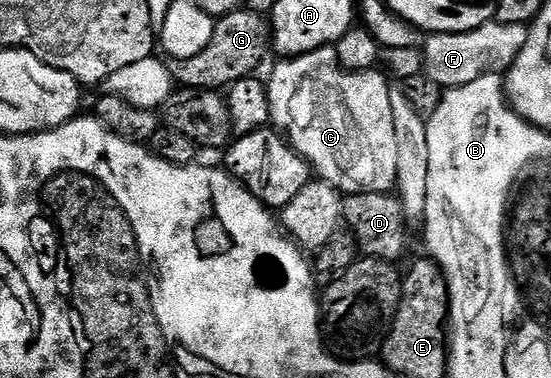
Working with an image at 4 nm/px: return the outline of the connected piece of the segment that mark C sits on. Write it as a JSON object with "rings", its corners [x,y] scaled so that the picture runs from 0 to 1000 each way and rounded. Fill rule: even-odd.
{"rings":[[[606,124],[570,130],[564,140],[548,140],[543,151],[514,156],[505,164],[508,172],[492,193],[492,214],[483,217],[485,249],[488,251],[488,283],[492,286],[490,328],[505,349],[515,354],[528,386],[539,397],[557,434],[564,439],[570,466],[583,479],[595,479],[604,497],[617,505],[642,505],[646,511],[706,511],[717,497],[721,474],[721,368],[713,349],[713,280],[706,275],[706,214],[688,196],[688,188],[672,183],[642,193],[633,188],[615,164],[615,148]]]}

